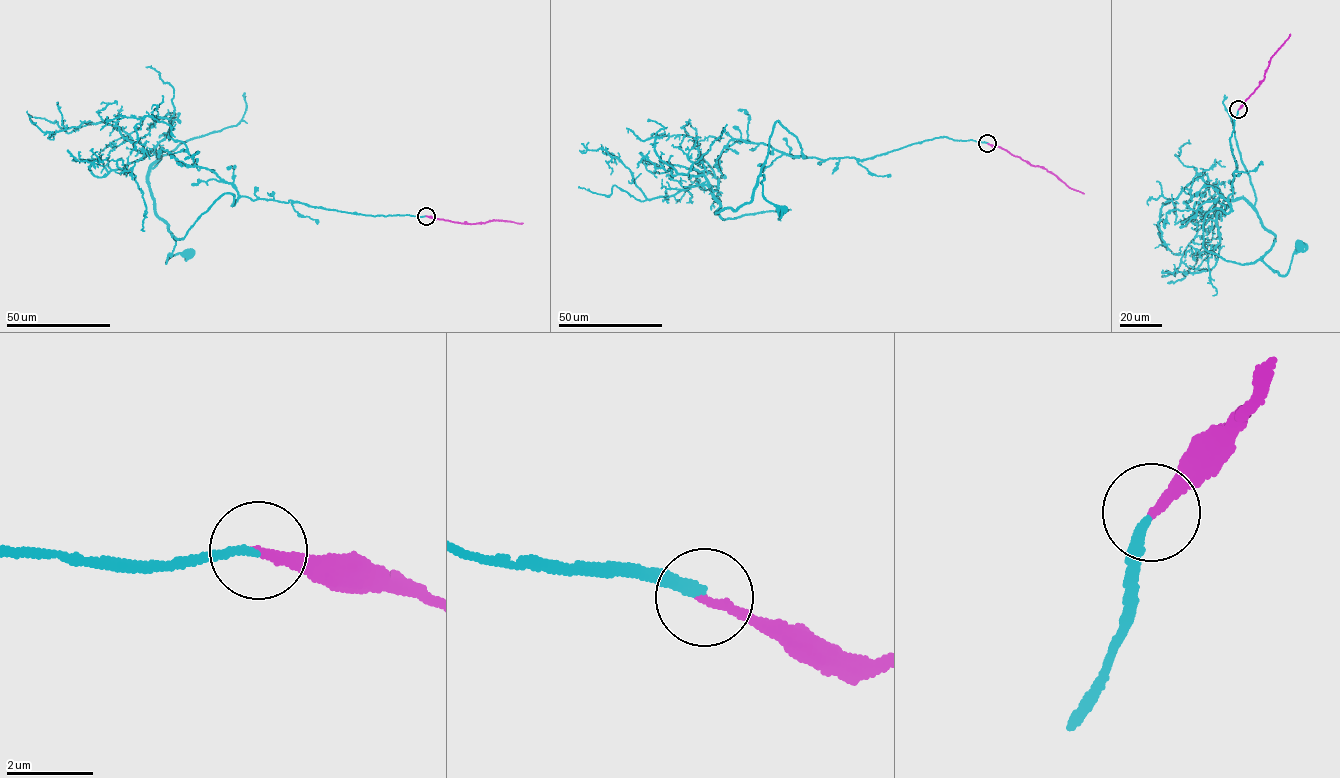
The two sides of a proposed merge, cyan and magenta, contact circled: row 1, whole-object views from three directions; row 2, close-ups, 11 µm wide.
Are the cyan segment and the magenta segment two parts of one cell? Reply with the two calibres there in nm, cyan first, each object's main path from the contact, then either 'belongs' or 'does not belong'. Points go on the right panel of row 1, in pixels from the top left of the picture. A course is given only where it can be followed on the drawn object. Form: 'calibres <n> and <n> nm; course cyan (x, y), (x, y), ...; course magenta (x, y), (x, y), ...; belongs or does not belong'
calibres 200 and 200 nm; course cyan (1238, 109), (1230, 211), (1208, 213), (1202, 244), (1284, 276), (1298, 245); course magenta (1238, 109), (1263, 79), (1270, 59), (1290, 34); belongs

